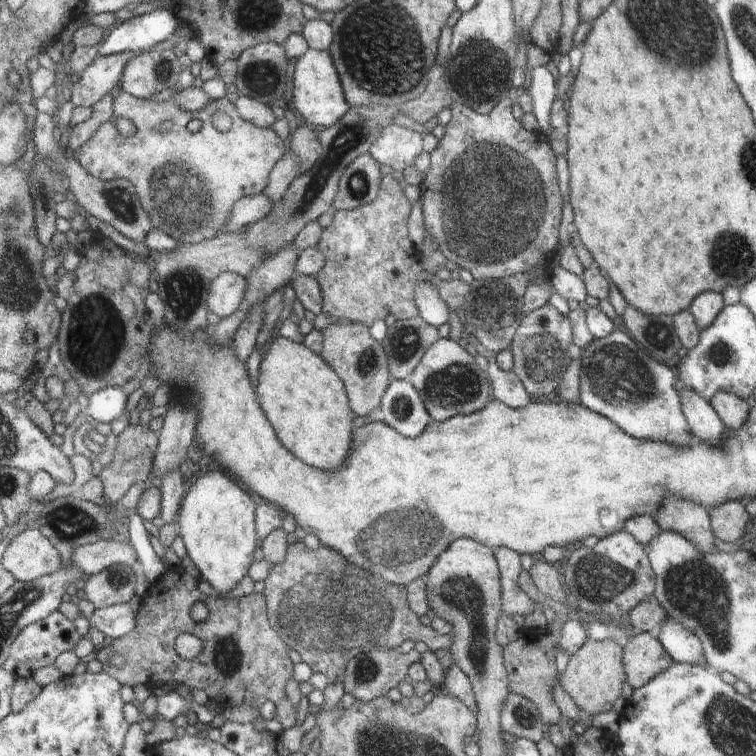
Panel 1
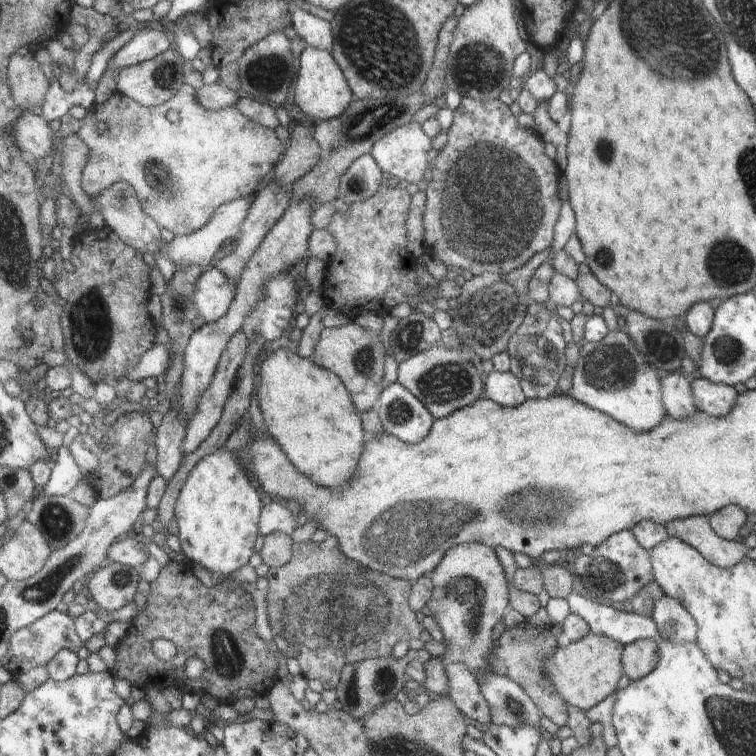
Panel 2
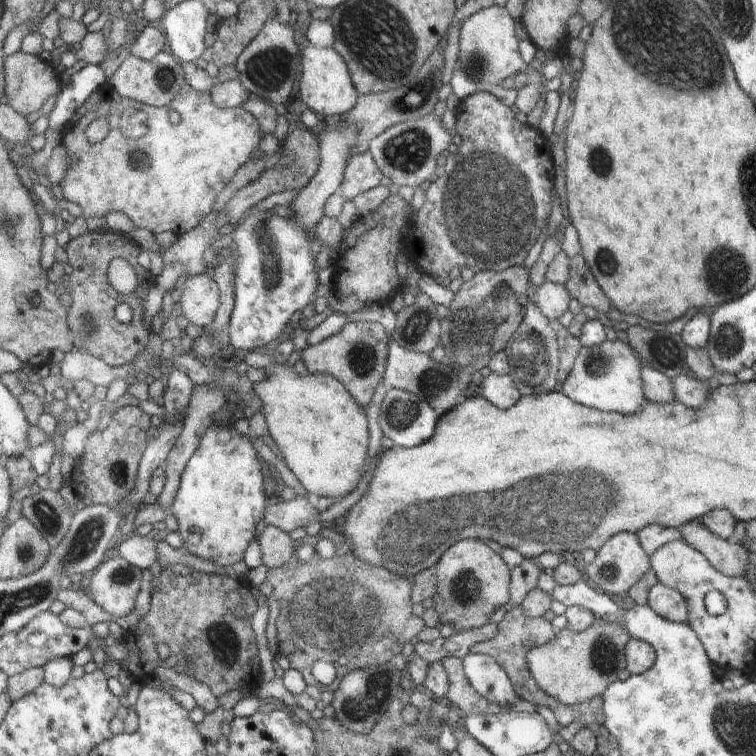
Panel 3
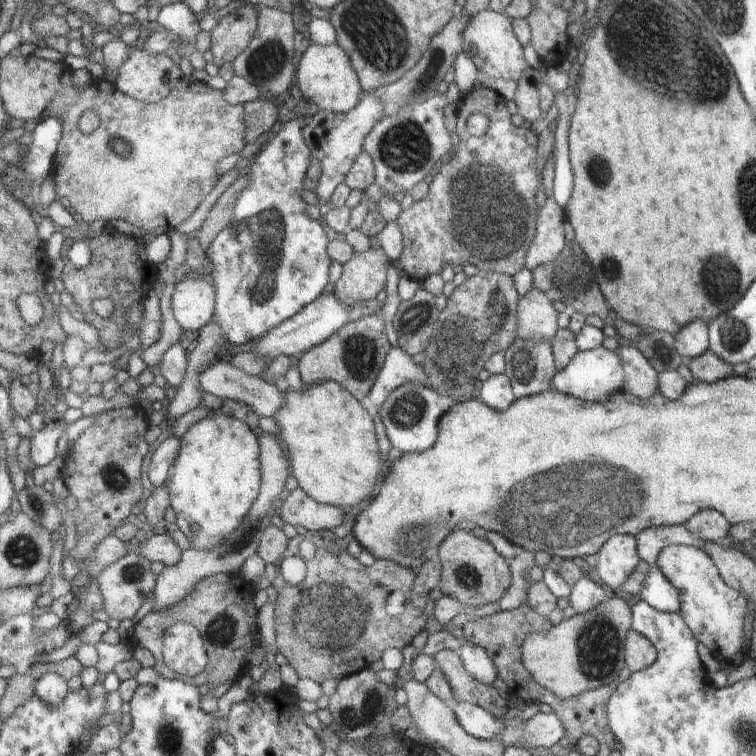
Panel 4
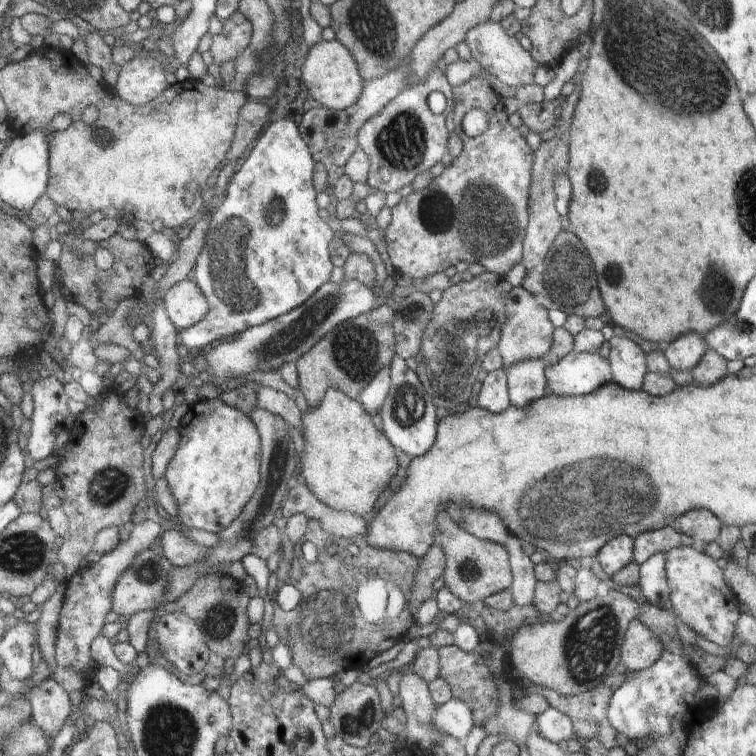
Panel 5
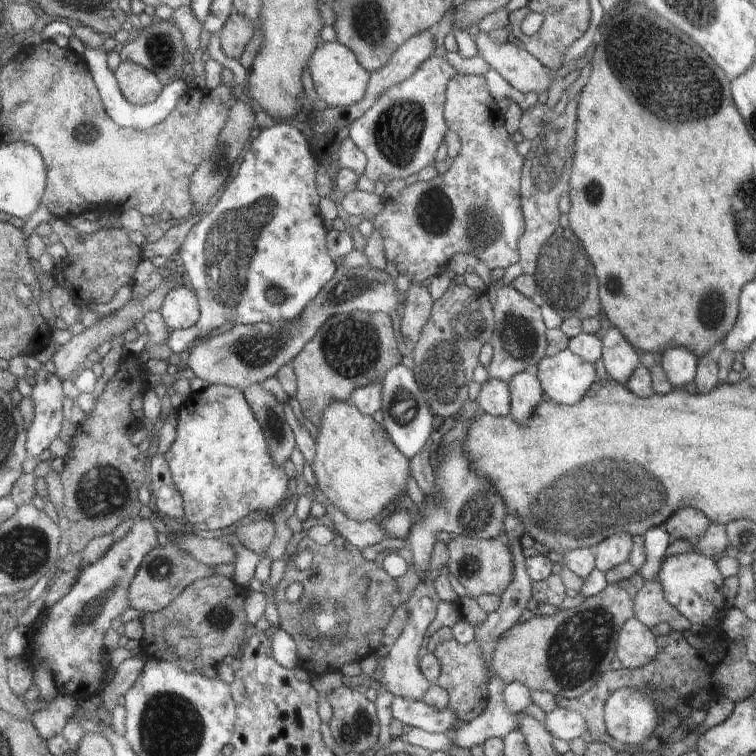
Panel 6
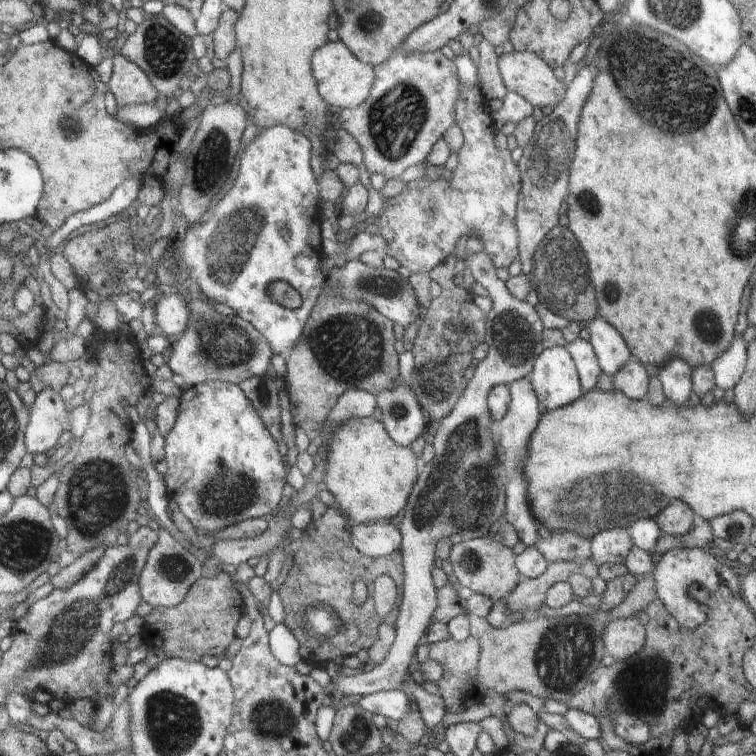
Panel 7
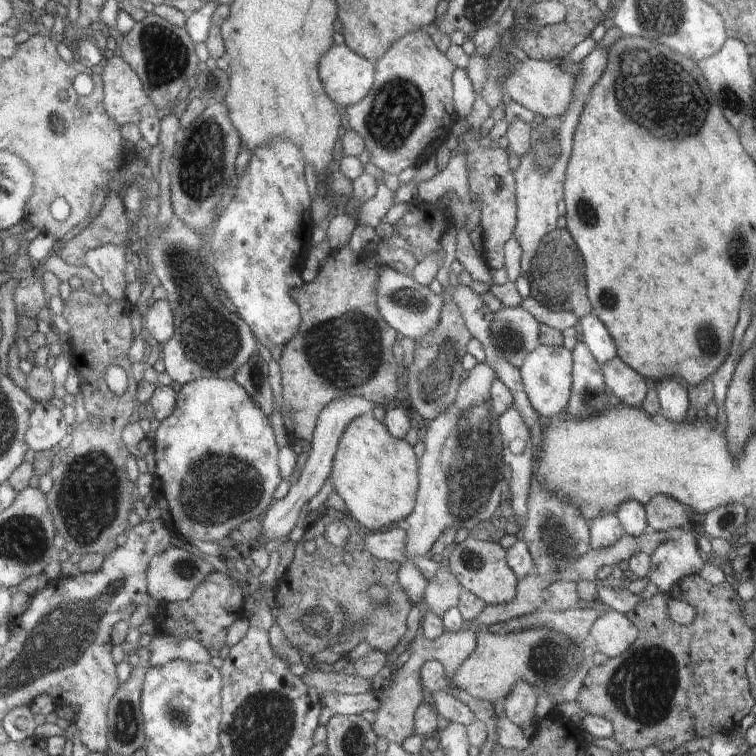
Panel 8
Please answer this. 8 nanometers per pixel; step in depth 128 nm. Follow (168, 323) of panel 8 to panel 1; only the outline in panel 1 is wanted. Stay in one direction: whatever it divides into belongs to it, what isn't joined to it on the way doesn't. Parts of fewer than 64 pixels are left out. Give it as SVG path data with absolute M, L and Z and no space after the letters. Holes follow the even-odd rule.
M236 273L219 274L210 285L207 307L223 319L234 314L244 302L247 291L247 280Z

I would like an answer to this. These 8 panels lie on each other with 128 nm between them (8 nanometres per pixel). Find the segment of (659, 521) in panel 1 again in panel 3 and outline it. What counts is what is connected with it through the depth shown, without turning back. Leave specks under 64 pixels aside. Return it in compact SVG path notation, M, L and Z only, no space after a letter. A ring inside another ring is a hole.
M698 520L686 523L679 529L683 540L703 553L726 576L744 575L748 564L755 561L744 545L716 536Z

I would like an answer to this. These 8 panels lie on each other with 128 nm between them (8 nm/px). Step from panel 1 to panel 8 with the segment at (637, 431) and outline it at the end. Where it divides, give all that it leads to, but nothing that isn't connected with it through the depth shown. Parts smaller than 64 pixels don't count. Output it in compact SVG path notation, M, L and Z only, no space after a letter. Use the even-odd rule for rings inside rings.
M540 345L525 356L519 371L524 382L525 392L533 408L540 414L541 421L549 421L564 411L573 393L573 353L562 346Z

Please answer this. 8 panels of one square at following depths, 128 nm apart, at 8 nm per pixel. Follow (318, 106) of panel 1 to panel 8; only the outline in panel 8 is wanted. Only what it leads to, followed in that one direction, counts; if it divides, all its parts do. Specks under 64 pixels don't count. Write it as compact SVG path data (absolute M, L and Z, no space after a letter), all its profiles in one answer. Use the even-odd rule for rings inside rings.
M345 43L334 45L322 60L326 92L344 108L360 103L376 84L376 65Z

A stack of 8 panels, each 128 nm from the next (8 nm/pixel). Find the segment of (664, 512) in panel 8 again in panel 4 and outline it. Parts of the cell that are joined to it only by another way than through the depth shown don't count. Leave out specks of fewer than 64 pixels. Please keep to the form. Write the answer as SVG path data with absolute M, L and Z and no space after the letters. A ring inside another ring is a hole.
M712 509L698 511L685 525L698 540L717 543L726 538L728 528L730 528L726 517L721 512Z

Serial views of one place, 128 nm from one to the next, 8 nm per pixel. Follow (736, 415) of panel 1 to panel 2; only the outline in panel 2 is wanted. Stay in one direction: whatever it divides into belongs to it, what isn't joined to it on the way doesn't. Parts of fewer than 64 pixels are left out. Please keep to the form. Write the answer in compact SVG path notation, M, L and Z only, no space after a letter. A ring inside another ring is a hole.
M696 378L690 382L694 400L698 410L720 418L733 412L734 404L737 403L737 392L729 385L712 383L704 378Z

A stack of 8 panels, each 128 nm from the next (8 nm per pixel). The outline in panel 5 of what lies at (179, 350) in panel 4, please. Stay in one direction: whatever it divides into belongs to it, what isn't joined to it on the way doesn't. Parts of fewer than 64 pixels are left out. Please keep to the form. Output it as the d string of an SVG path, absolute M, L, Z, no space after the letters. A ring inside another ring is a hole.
M163 301L154 308L154 331L151 336L154 340L154 355L159 360L161 372L158 382L153 384L153 391L149 397L149 413L154 418L163 412L162 395L174 384L174 380L180 374L180 364L183 359L178 355L178 330L172 324L165 311Z

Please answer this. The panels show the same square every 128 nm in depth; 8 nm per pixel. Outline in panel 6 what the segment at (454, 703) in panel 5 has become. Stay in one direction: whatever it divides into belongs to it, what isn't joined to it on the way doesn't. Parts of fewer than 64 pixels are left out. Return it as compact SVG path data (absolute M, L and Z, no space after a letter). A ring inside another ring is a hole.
M402 696L393 697L390 710L398 722L435 734L444 733L451 736L461 724L450 707L446 710L436 710L422 701L410 700Z

